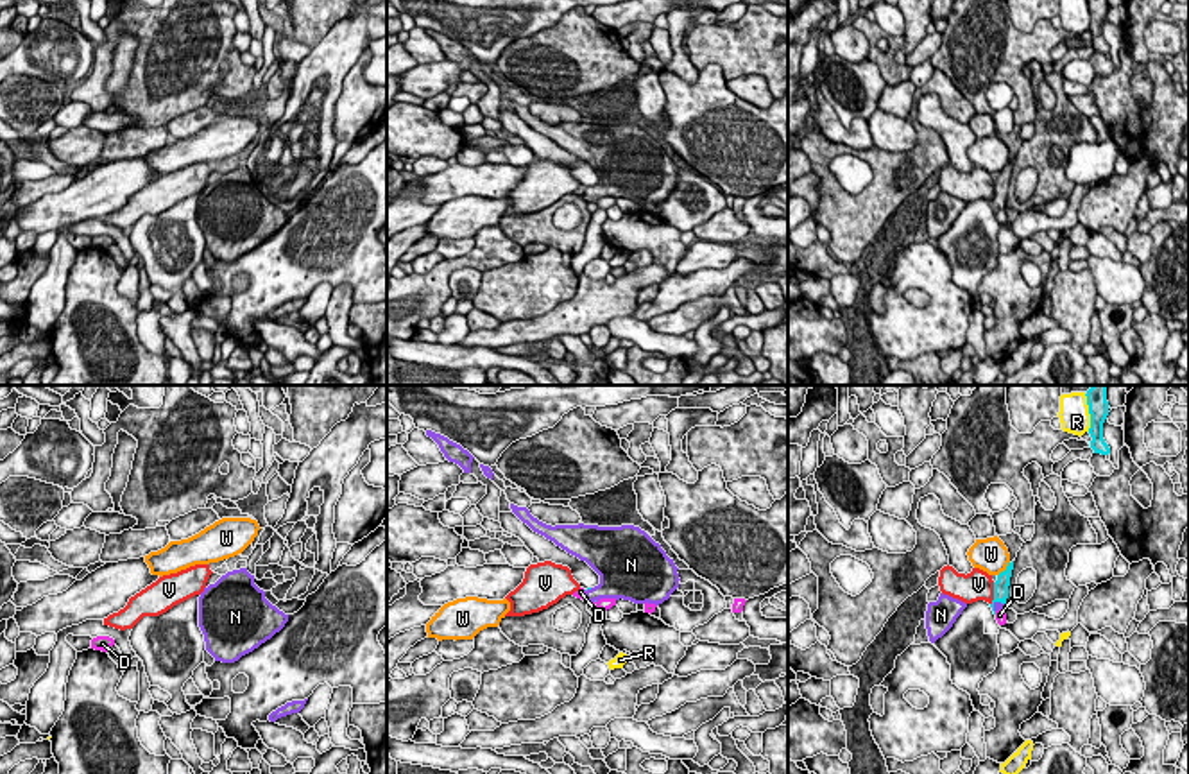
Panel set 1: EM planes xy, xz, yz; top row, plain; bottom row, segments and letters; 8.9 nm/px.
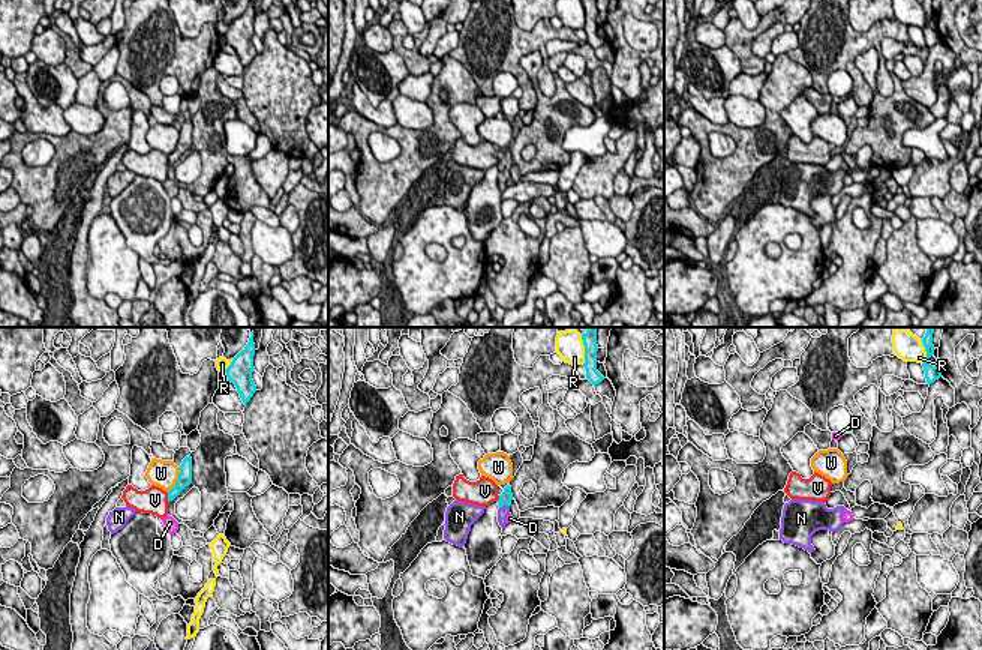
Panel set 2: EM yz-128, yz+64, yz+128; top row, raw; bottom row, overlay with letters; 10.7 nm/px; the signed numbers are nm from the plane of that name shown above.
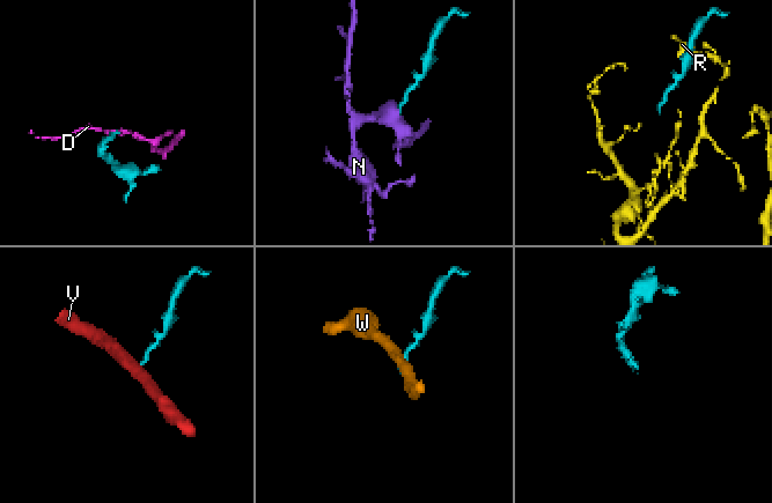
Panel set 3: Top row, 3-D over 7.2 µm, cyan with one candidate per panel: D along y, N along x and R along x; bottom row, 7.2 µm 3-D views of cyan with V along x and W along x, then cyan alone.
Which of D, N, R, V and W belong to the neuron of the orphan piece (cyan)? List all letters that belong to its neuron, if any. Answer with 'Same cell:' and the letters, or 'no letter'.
Same cell: N

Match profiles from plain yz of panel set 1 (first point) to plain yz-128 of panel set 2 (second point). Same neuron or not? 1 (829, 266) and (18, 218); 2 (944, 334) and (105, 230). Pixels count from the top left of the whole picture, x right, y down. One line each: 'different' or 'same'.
1: same
2: same

